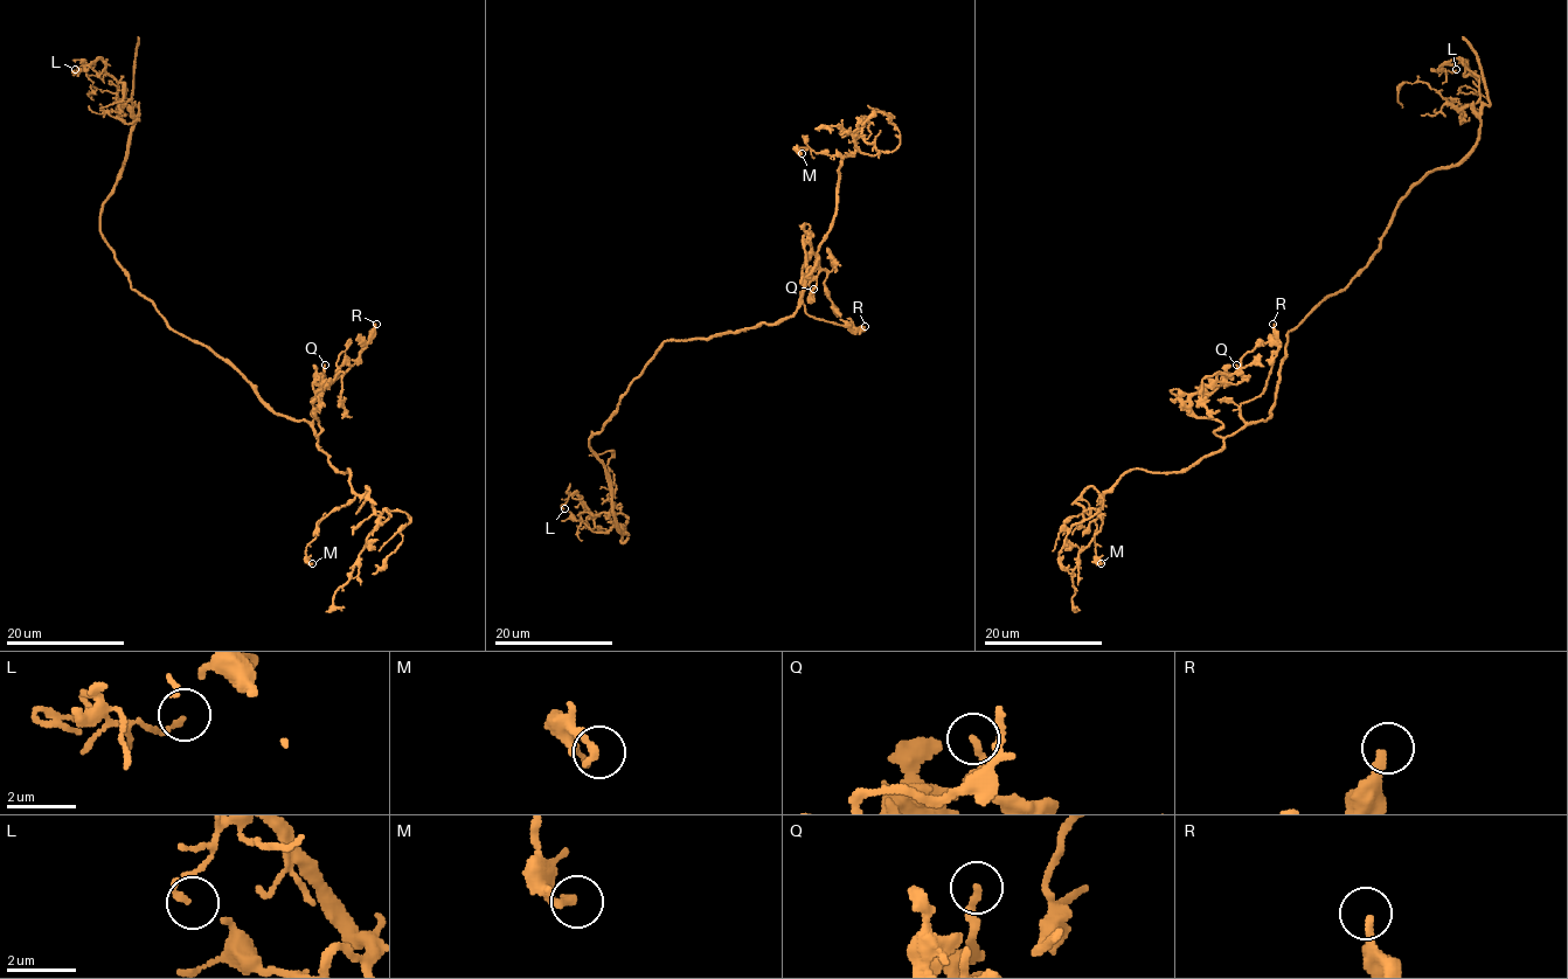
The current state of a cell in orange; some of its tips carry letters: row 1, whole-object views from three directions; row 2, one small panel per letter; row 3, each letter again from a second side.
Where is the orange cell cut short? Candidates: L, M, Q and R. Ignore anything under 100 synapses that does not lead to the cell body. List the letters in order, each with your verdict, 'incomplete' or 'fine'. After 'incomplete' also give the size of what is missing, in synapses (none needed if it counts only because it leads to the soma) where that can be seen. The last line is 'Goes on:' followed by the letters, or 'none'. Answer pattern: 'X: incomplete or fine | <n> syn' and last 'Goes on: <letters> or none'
L: fine
M: fine
Q: fine
R: fine
Goes on: none

